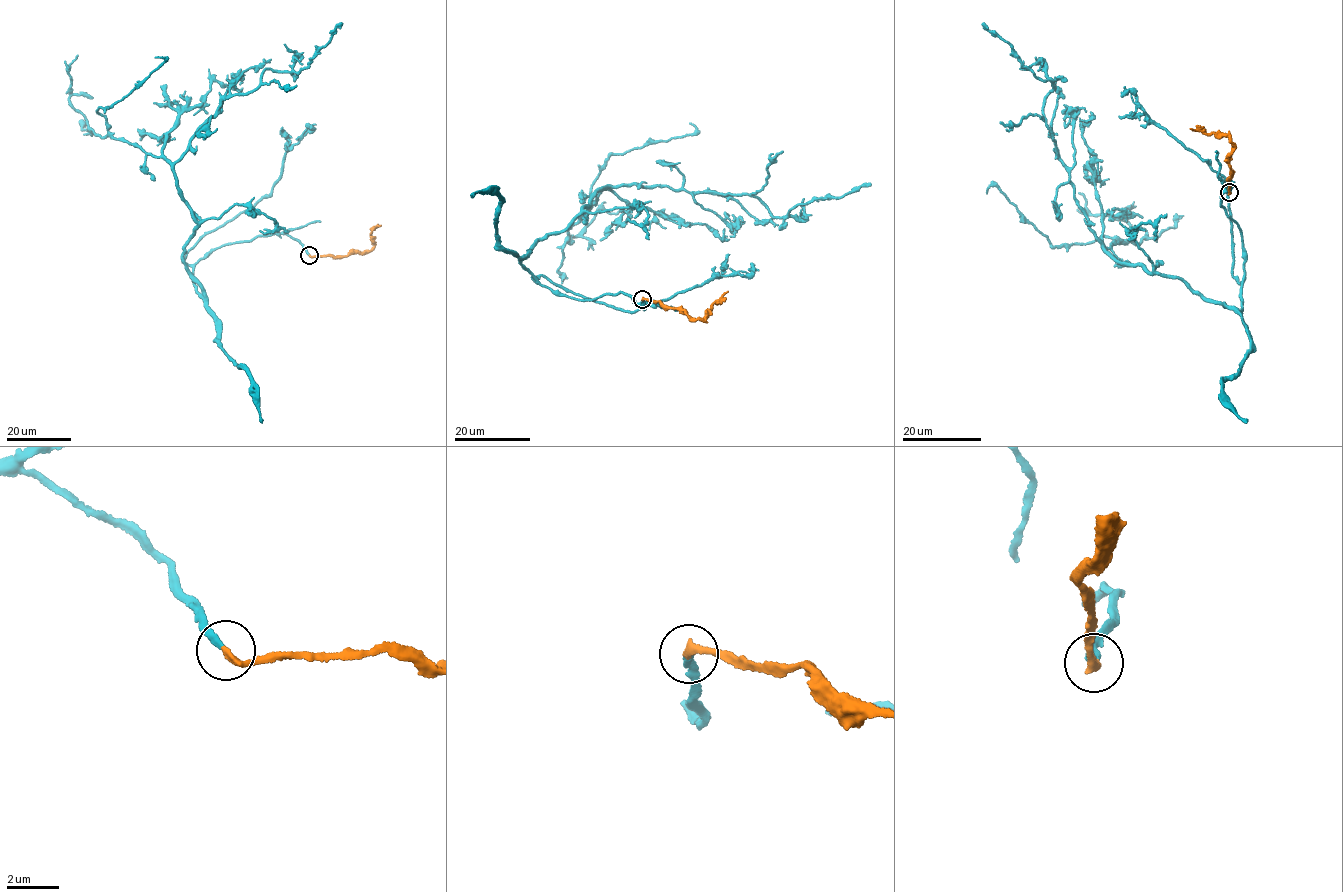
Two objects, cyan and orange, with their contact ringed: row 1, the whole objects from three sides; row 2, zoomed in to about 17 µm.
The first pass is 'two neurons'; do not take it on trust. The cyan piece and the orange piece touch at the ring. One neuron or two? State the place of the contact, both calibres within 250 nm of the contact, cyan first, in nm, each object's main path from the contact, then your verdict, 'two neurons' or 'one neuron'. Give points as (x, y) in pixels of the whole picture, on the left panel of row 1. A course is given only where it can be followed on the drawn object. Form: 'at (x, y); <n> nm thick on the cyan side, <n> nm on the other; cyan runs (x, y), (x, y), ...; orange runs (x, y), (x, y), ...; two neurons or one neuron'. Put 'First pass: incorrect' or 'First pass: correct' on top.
First pass: incorrect
at (309, 255); 280 nm thick on the cyan side, 300 nm on the other; cyan runs (309, 255), (276, 232), (226, 244), (195, 290), (173, 169), (222, 100), (309, 65), (342, 23); orange runs (309, 255), (337, 257), (370, 250), (374, 244), (370, 234), (380, 225); one neuron

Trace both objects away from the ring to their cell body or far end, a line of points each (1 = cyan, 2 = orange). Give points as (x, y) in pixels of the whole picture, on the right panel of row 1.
1: (1230, 192), (1242, 308), (1126, 265), (1056, 155), (1051, 81), (983, 22)
2: (1230, 193), (1227, 161), (1232, 143), (1227, 135), (1216, 136), (1190, 129)

